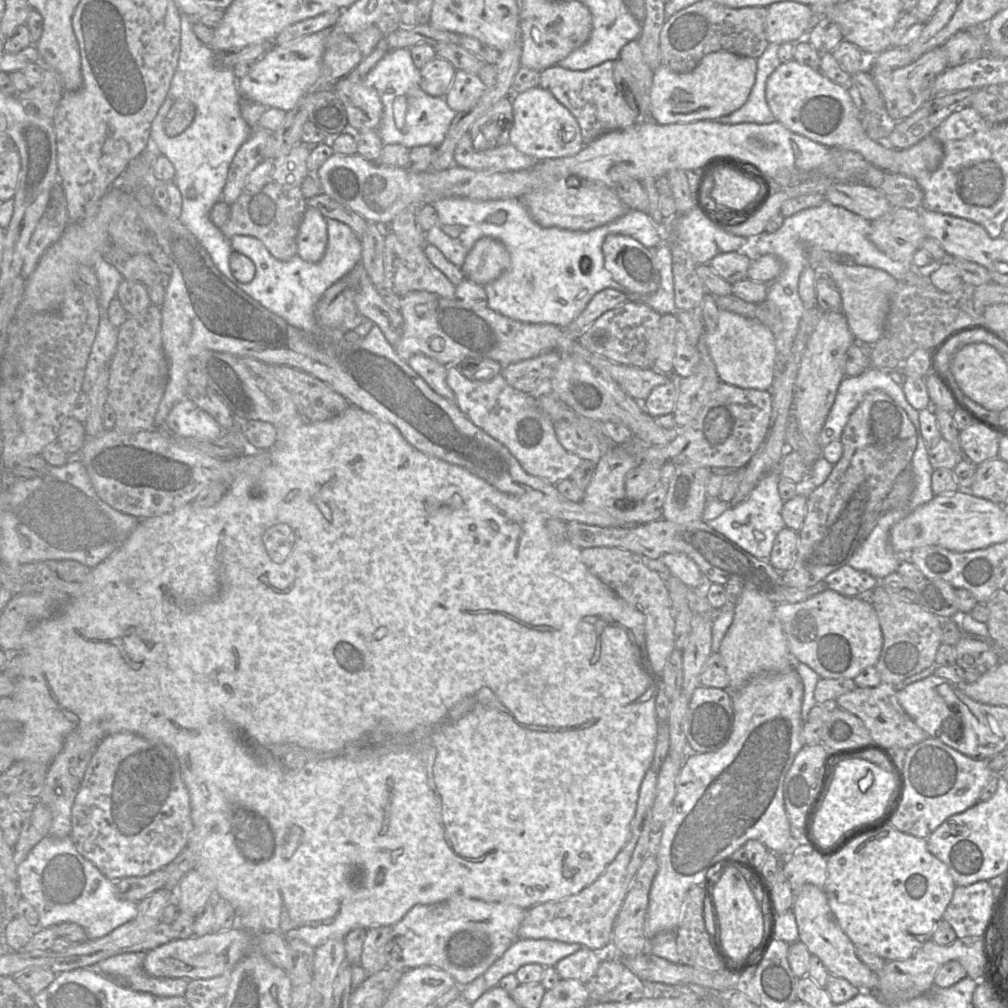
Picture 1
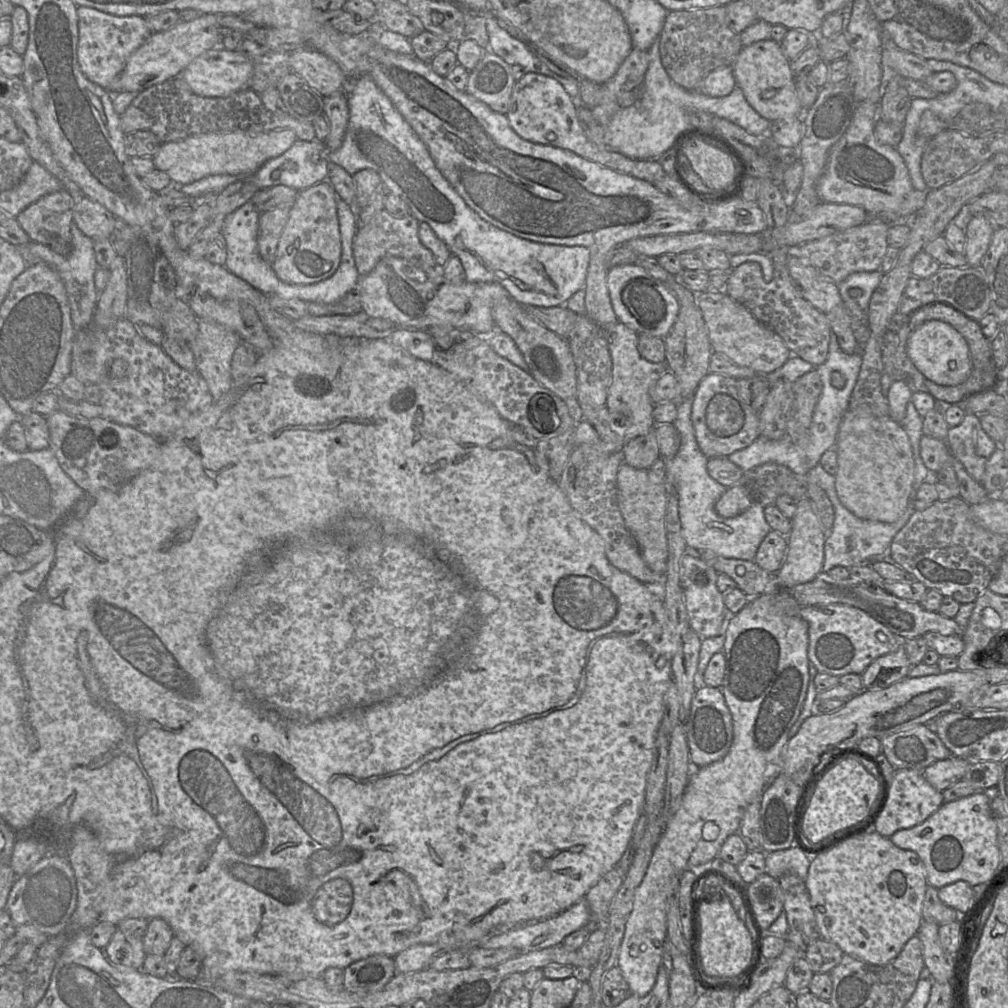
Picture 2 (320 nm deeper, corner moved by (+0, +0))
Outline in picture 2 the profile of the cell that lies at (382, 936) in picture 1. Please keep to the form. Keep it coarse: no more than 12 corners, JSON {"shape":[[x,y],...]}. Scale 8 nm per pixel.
{"shape":[[372,955],[344,969],[343,988],[374,992],[396,973],[394,957]]}

